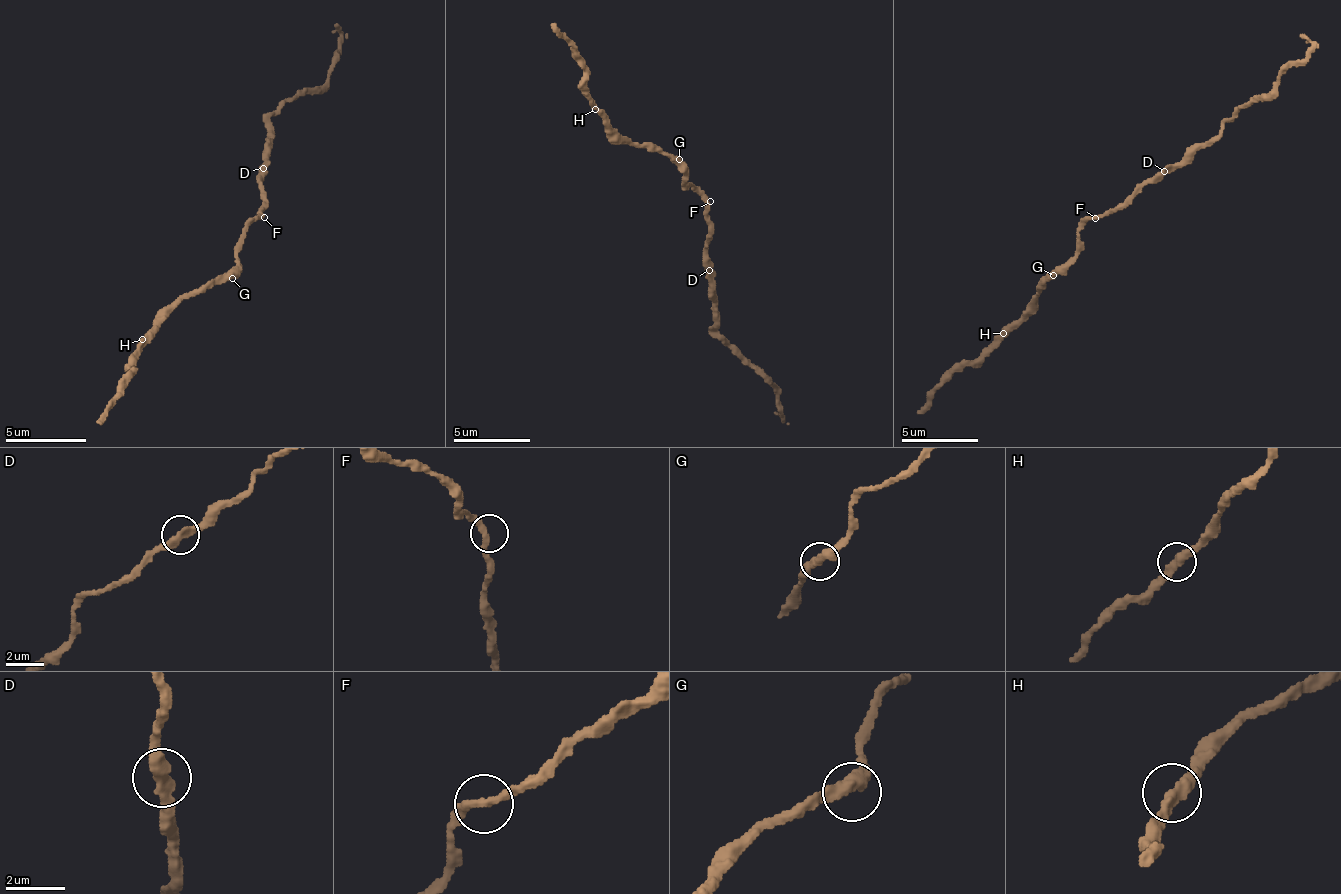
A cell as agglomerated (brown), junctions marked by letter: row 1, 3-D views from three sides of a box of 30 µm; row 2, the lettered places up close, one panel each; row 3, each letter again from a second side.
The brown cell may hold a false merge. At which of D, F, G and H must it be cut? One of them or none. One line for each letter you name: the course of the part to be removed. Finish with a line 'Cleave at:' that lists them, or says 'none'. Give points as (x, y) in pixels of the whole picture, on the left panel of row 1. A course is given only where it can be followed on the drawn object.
Cleave at: none

